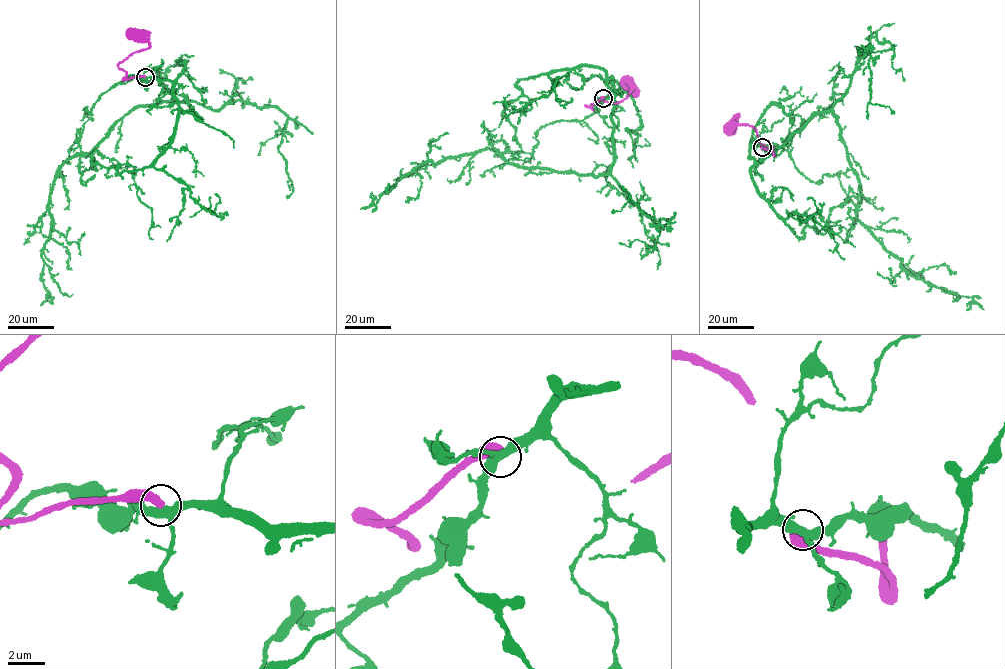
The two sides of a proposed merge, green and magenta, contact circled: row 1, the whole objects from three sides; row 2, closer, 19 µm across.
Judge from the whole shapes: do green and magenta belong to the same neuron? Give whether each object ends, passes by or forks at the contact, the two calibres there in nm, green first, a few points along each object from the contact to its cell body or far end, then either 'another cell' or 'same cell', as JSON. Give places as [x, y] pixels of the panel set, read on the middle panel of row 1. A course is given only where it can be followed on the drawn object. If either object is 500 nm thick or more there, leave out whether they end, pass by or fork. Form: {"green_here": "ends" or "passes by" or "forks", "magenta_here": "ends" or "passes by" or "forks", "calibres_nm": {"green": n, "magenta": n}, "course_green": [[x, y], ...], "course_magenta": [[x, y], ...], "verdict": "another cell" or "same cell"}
{"green_here": "forks", "magenta_here": "ends", "calibres_nm": {"green": 400, "magenta": 440}, "course_green": [[603, 98], [619, 88], [612, 77], [607, 173], [520, 166], [487, 148], [417, 166], [375, 206], [372, 192]], "course_magenta": [[603, 98], [587, 106], [592, 109], [592, 105], [602, 100], [614, 103], [626, 98], [631, 84], [626, 82]], "verdict": "another cell"}

